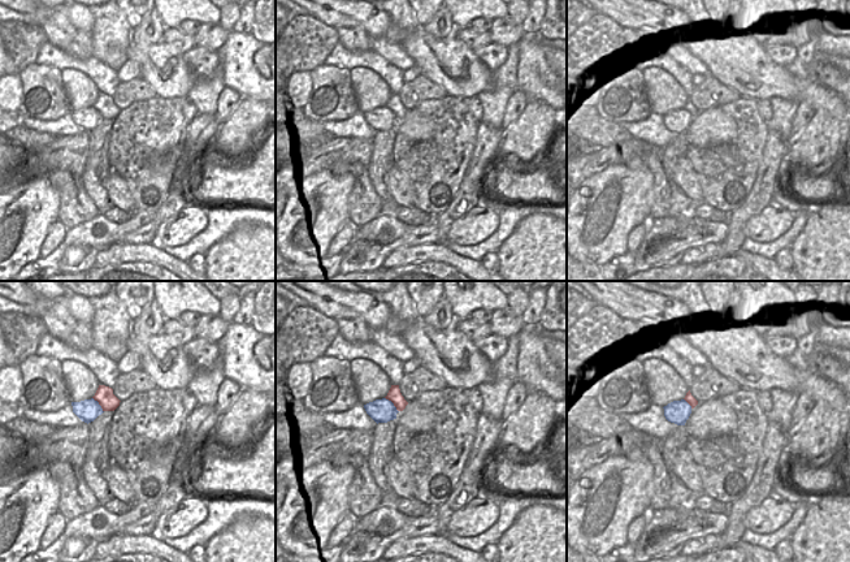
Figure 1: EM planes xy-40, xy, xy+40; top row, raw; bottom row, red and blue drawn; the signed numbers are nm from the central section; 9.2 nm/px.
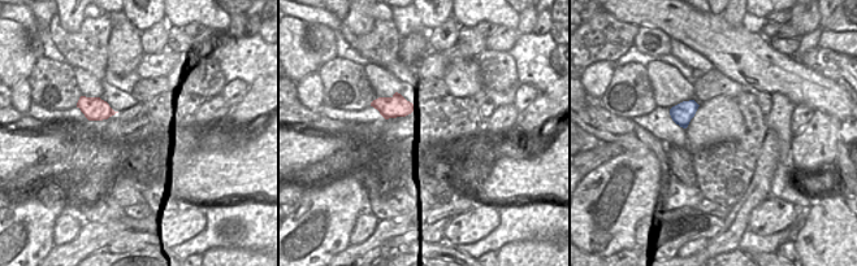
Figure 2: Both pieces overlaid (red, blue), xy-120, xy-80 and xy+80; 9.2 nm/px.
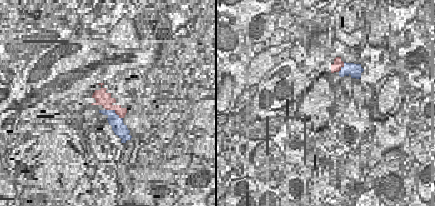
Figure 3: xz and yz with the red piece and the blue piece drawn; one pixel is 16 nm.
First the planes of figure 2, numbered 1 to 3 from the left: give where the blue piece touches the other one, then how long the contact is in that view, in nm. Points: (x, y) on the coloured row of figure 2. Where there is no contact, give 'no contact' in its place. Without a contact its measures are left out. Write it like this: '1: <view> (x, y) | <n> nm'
1: no contact
2: no contact
3: no contact

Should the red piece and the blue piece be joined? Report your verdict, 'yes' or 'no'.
yes

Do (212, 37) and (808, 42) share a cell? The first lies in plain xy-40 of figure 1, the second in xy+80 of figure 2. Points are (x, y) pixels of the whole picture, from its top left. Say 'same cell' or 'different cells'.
different cells

